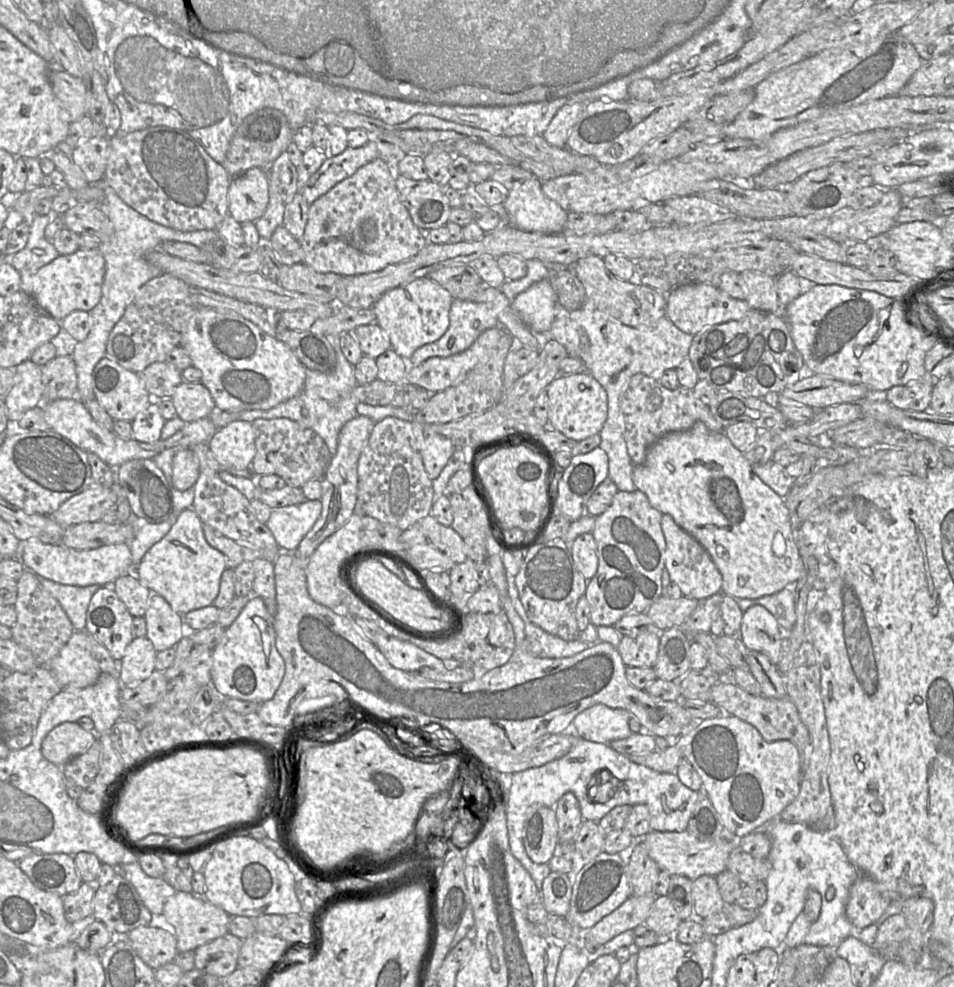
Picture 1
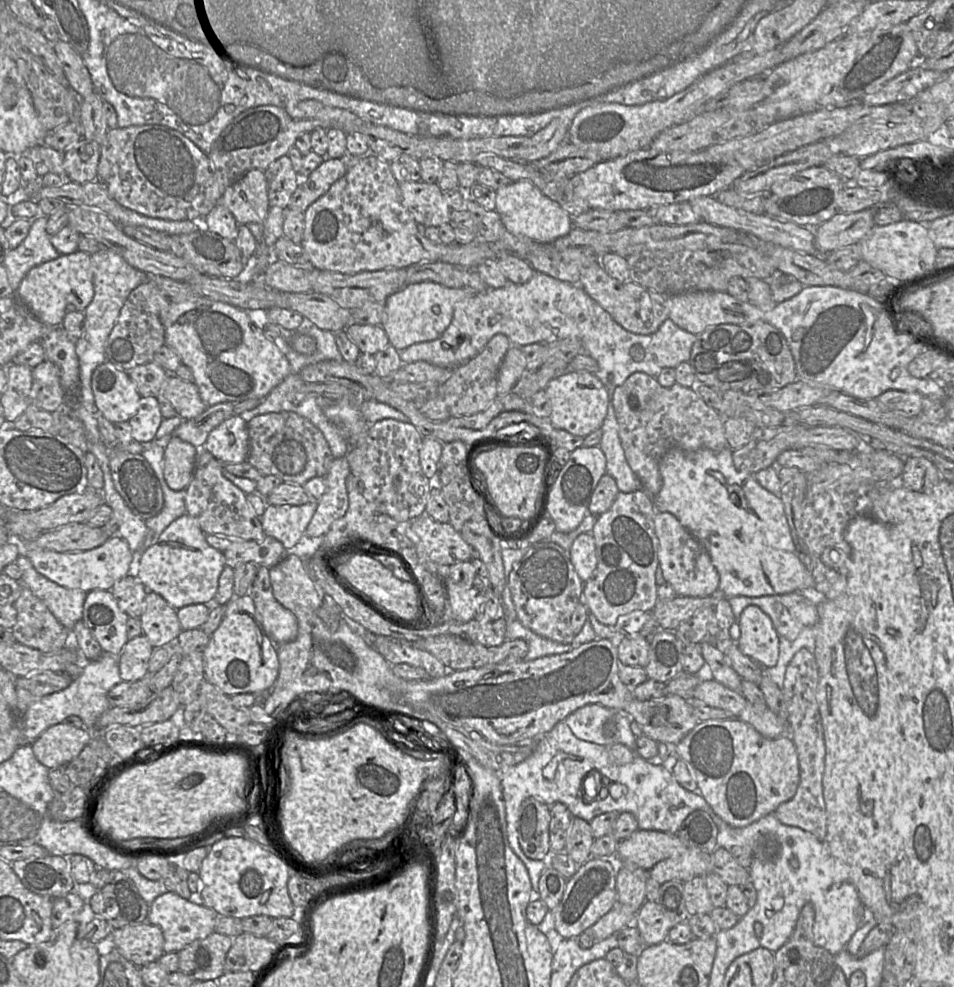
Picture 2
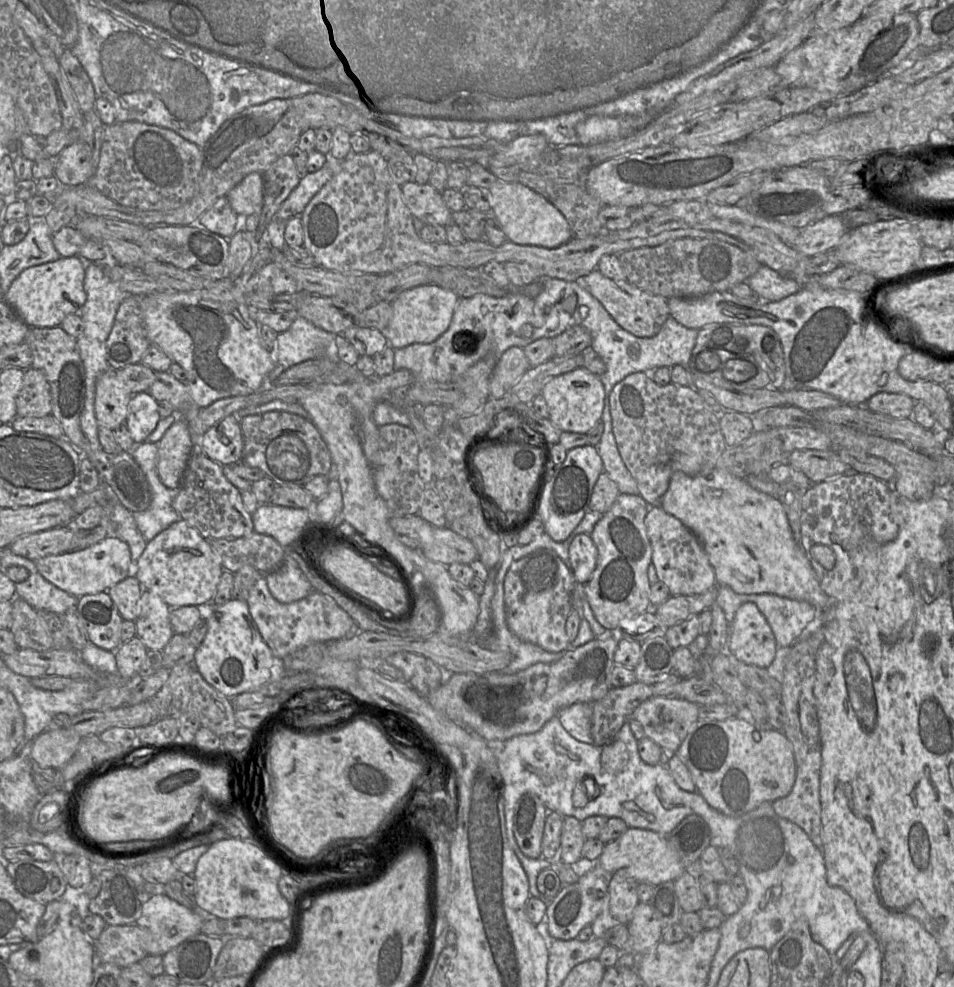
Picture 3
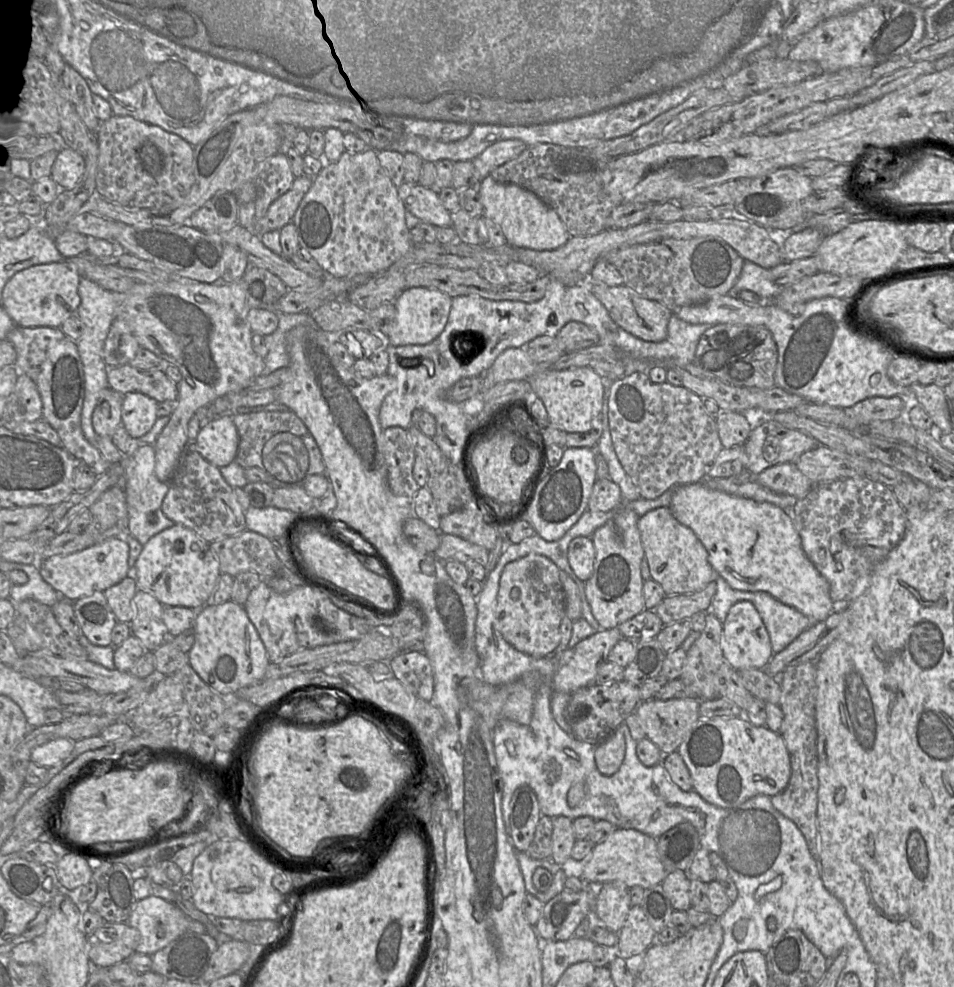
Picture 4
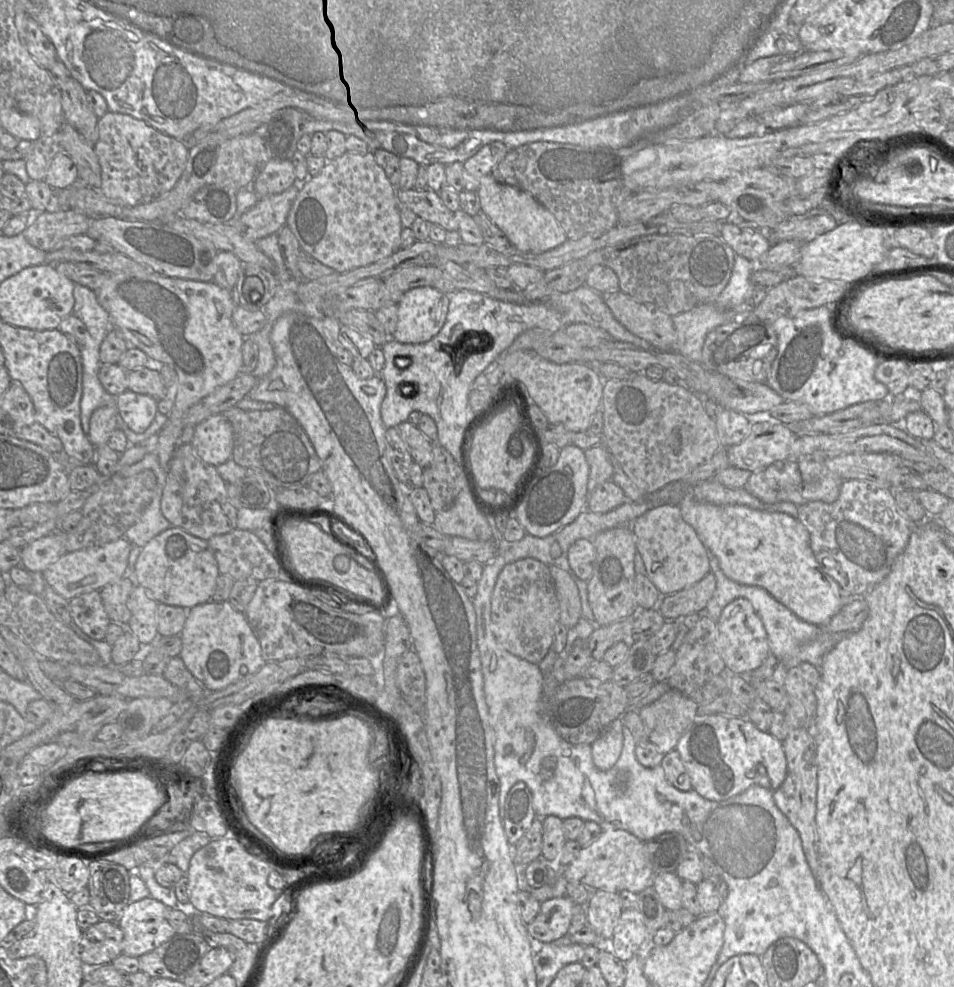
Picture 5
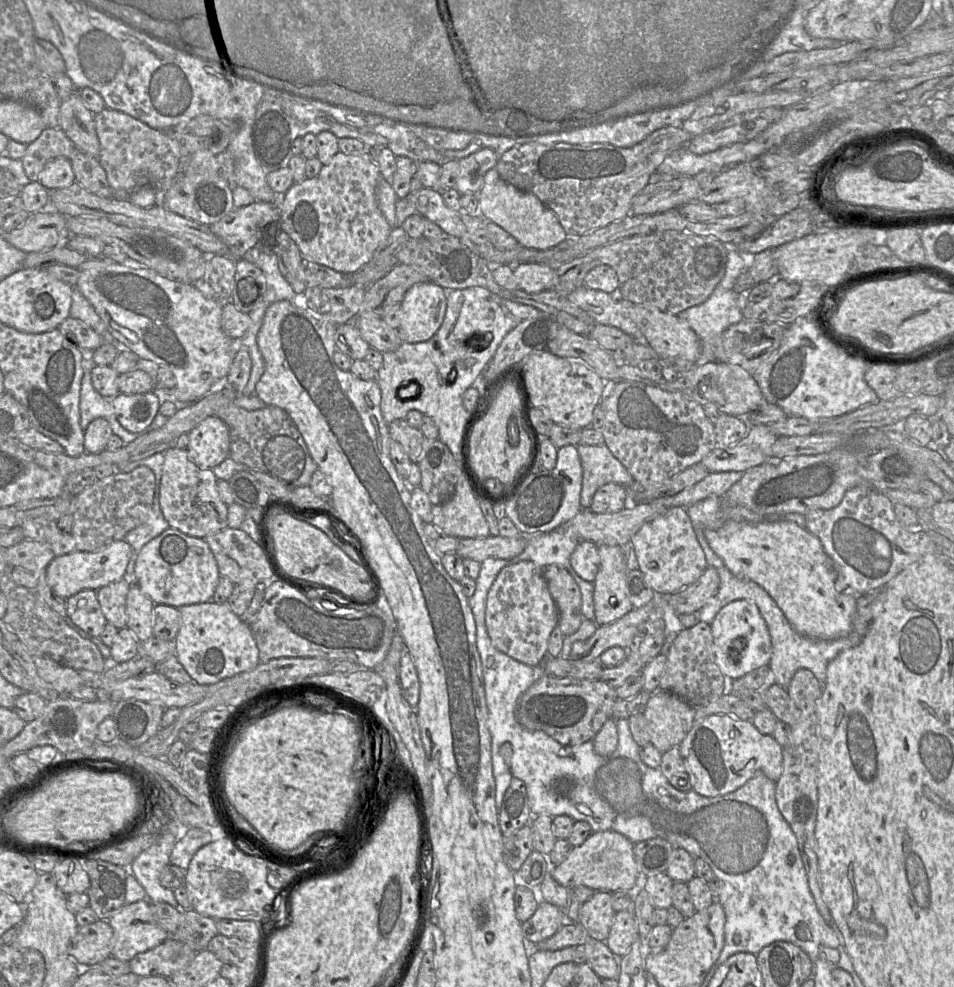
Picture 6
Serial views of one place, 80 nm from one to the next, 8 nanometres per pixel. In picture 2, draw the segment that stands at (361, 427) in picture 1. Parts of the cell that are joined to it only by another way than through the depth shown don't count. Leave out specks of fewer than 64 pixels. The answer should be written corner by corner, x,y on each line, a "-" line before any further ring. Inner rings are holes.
334,458
323,477
325,491
317,502
316,511
305,531
305,535
313,539
321,539
332,523
345,515
349,508
347,477
350,466
347,458

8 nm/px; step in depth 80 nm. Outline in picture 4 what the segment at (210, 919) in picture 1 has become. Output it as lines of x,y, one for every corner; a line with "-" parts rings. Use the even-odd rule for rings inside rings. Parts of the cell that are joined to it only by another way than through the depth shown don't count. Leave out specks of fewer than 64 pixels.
151,895
137,901
127,924
140,934
136,953
153,955
188,931
189,917
174,903

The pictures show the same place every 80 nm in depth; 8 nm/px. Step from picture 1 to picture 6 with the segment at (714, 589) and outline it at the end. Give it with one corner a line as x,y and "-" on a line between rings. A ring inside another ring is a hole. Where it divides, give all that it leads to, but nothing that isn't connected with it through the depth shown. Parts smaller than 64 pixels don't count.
674,506
645,523
631,538
630,543
646,582
657,596
667,597
694,583
707,568
702,550
686,508

